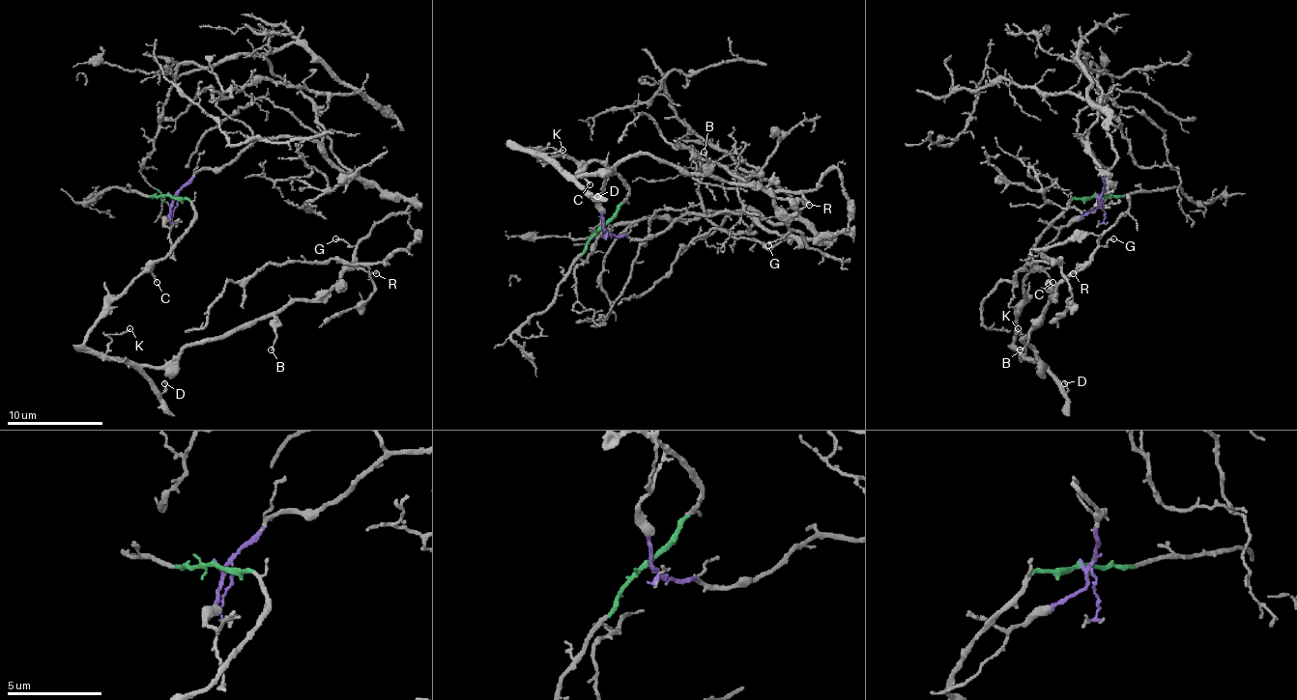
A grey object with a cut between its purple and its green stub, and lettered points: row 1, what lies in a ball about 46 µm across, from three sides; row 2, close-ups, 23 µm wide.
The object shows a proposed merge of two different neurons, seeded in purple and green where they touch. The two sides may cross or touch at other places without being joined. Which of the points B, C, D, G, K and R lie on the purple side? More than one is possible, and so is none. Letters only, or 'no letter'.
no letter

